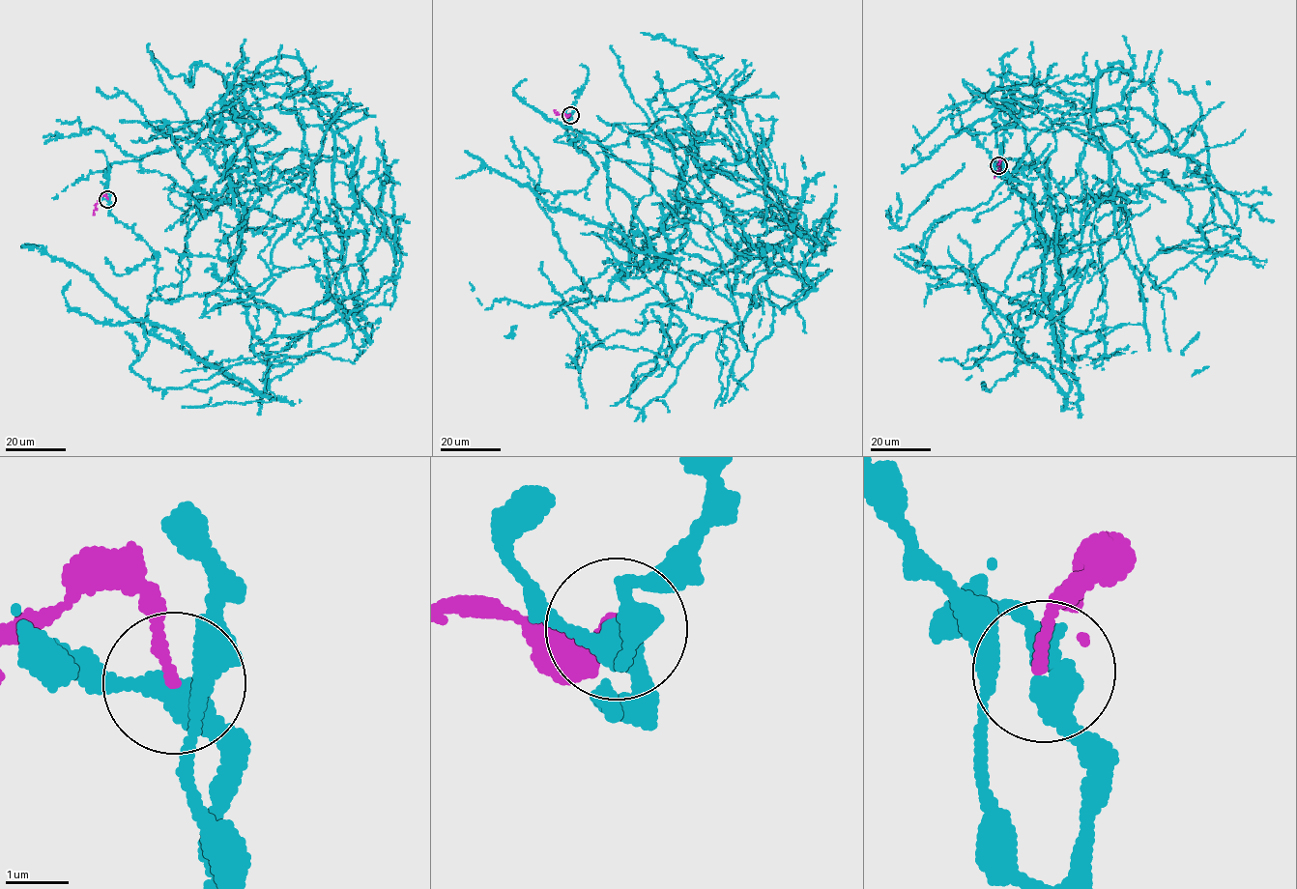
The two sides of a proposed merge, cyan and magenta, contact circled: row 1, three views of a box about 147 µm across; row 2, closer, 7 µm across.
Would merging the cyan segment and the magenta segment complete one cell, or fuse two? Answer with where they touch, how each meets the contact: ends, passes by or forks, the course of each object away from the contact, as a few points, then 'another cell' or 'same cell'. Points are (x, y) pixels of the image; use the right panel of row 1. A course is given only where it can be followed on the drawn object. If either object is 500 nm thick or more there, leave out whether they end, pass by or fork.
(998, 165) | cyan forks | magenta ends | cyan via (998, 165), (978, 363), (1035, 359), (1110, 182), (1144, 321), (1085, 333), (993, 114), (1080, 416) | magenta via (998, 165), (994, 178) | another cell

